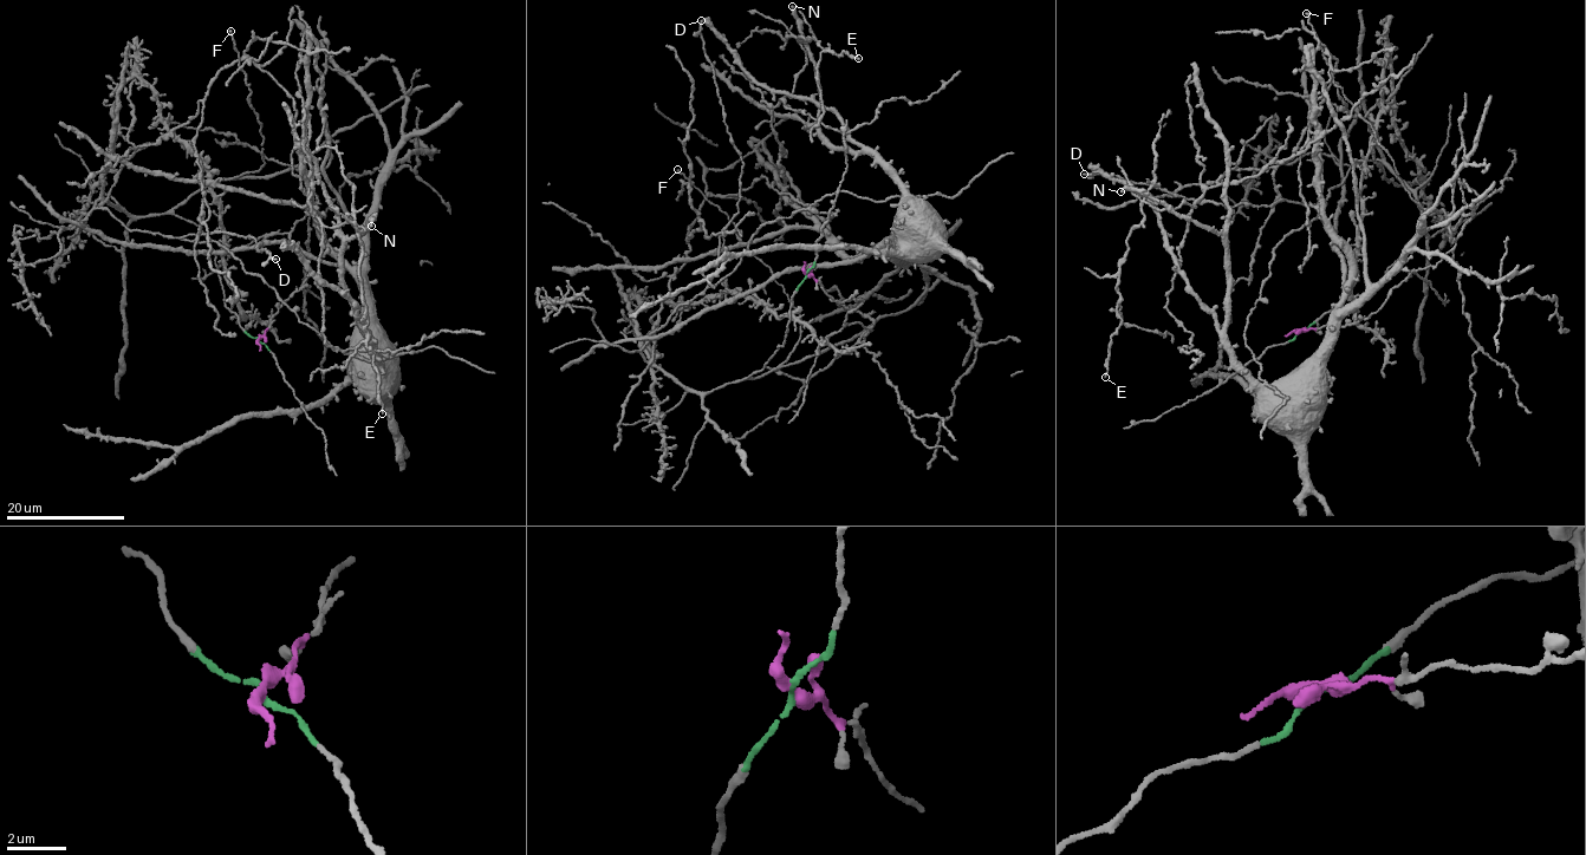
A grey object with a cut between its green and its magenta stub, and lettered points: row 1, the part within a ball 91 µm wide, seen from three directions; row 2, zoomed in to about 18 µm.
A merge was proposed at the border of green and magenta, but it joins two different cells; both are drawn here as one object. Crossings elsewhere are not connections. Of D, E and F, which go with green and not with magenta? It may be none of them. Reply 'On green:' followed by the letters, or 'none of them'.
On green: D, F

